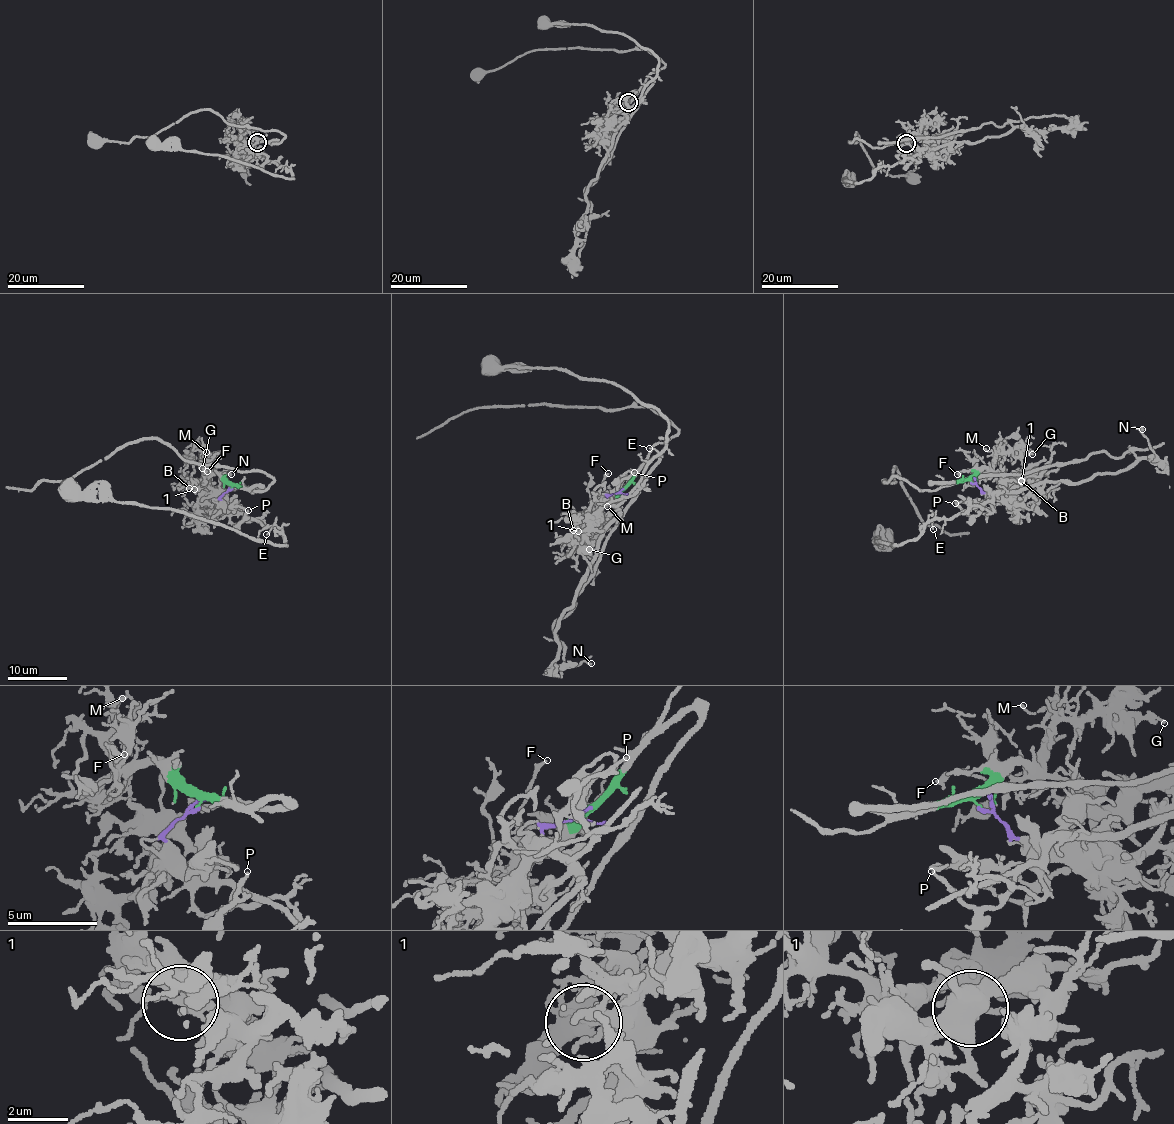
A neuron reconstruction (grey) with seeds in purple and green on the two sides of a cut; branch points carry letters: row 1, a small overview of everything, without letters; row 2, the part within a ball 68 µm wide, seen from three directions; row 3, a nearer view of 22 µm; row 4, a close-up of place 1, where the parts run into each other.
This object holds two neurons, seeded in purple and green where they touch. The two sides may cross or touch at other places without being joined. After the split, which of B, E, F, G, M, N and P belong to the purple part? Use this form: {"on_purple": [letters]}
{"on_purple": ["B", "E", "N", "P"]}

